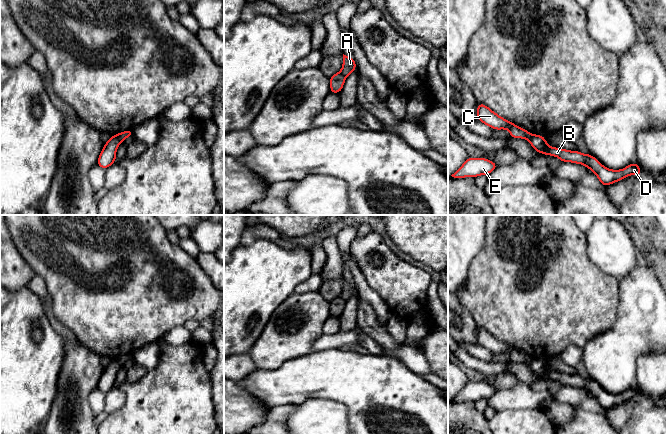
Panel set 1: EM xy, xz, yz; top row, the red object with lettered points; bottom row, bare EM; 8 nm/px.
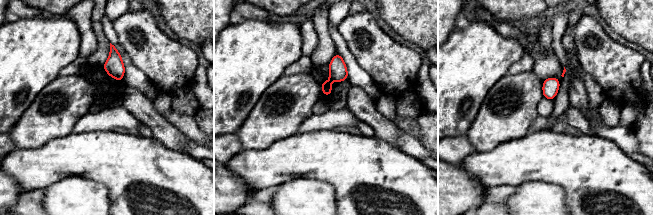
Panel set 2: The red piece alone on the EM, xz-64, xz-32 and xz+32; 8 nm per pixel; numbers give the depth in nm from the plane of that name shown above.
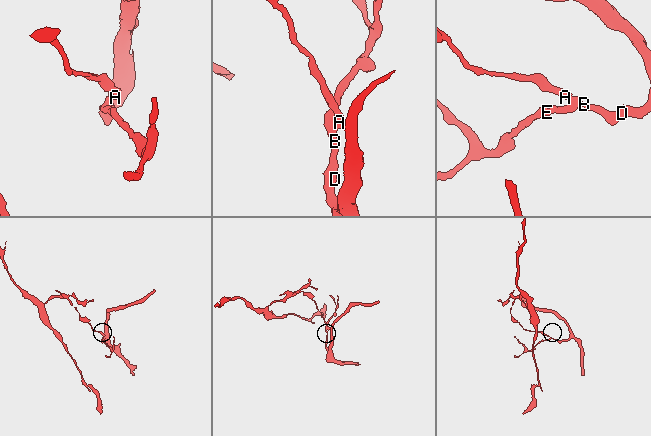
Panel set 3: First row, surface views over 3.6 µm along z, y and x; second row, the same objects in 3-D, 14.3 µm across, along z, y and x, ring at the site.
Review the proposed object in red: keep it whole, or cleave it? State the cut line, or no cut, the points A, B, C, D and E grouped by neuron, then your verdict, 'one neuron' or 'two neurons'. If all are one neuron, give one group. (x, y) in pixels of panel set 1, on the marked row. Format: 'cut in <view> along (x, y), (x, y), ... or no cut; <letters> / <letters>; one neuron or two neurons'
cut in xy along (116, 135), (120, 141); A C / B D E; two neurons

